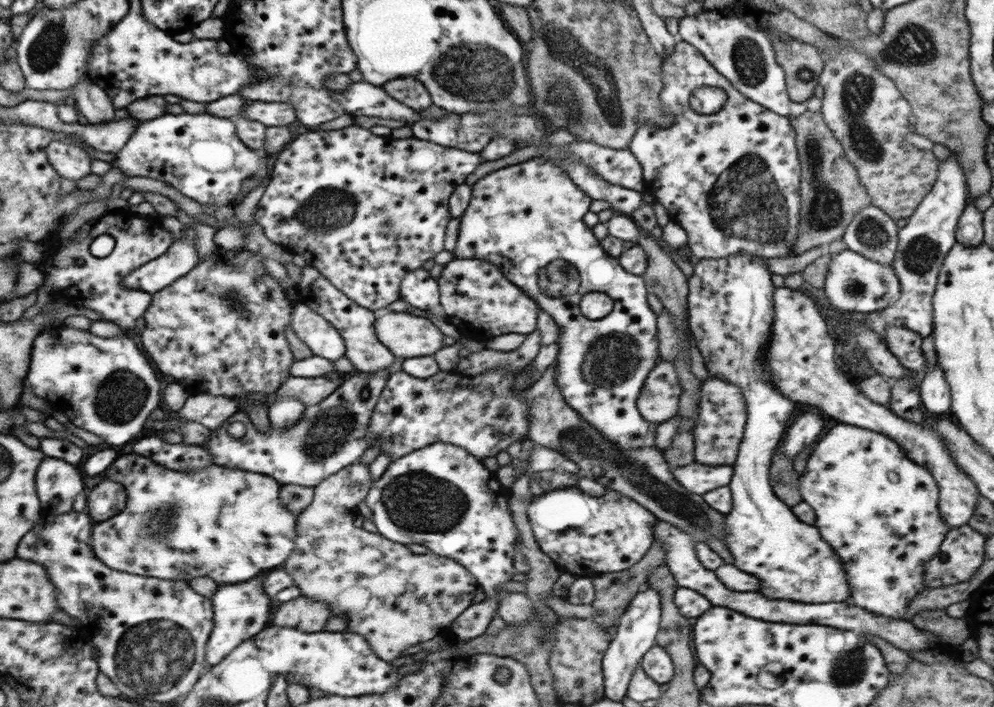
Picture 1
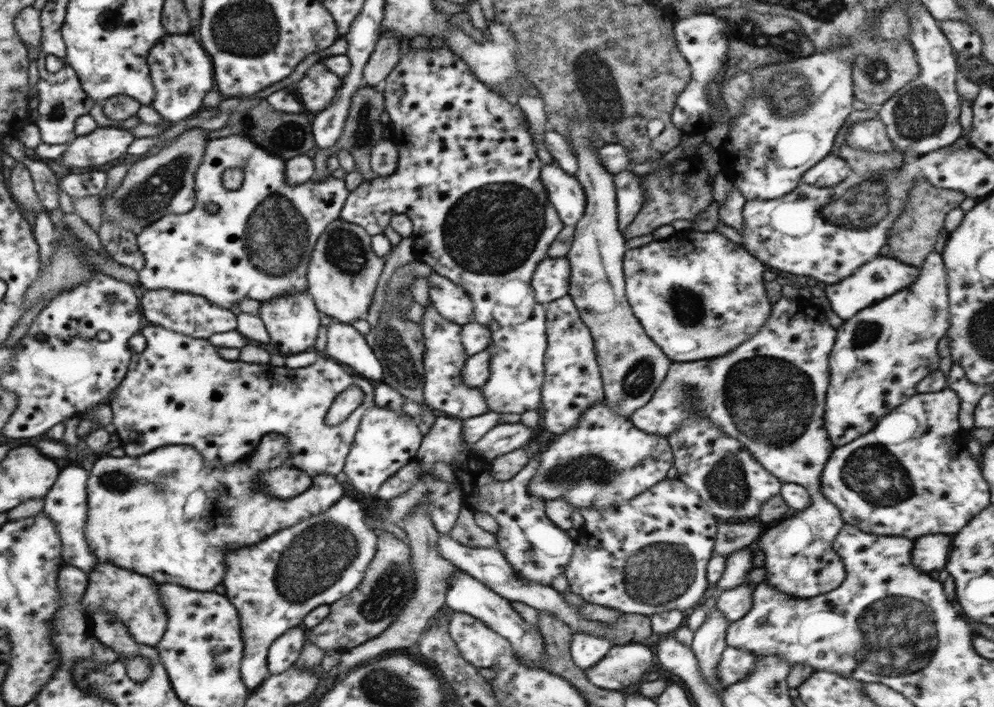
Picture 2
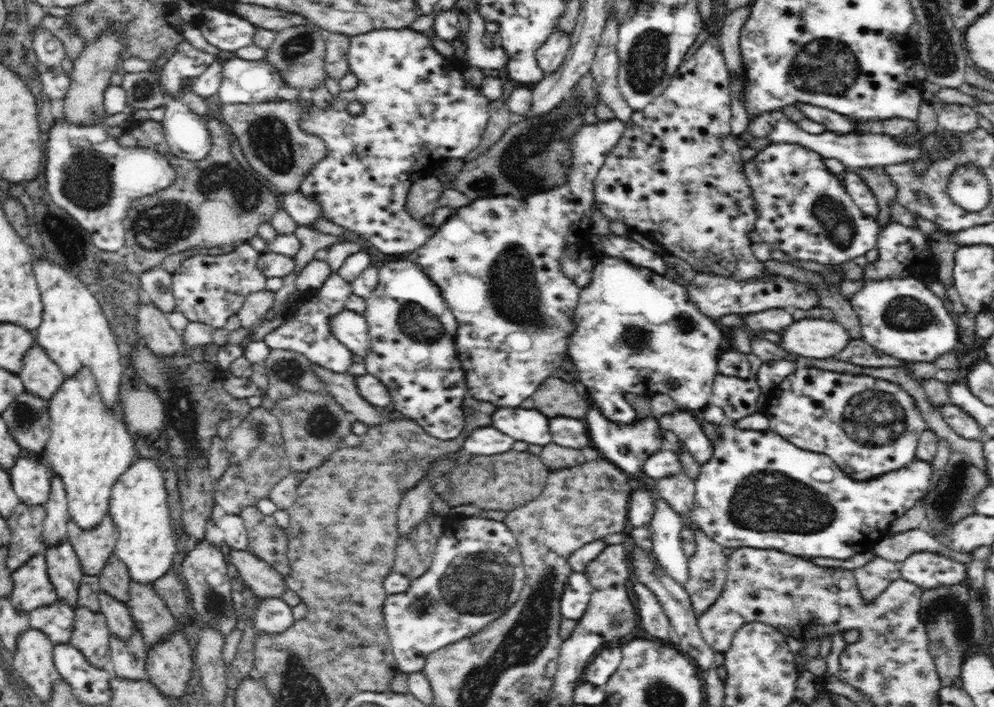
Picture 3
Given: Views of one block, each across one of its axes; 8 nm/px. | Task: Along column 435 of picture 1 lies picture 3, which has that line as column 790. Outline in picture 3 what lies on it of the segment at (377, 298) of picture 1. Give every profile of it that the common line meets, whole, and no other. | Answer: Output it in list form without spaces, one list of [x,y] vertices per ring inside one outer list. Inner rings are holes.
[[[770,143],[756,153],[754,160],[744,163],[744,175],[756,205],[756,233],[762,242],[792,256],[793,260],[842,264],[876,248],[880,226],[874,218],[864,215],[848,194],[840,175],[829,172],[824,157],[812,149],[794,143]]]

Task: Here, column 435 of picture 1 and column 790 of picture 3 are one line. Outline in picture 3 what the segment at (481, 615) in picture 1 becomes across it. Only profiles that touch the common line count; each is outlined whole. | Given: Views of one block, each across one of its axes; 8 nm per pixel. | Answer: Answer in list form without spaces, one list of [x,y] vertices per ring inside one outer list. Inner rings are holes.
[[[732,421],[726,422],[723,425],[719,425],[718,440],[711,444],[713,447],[713,455],[704,464],[699,466],[698,474],[695,479],[694,494],[694,510],[688,512],[686,518],[682,518],[683,528],[696,527],[696,529],[702,529],[708,537],[714,539],[716,543],[721,544],[726,548],[760,548],[760,549],[776,549],[780,552],[792,554],[797,557],[802,557],[806,560],[812,560],[813,558],[849,558],[858,554],[858,552],[868,552],[870,548],[874,548],[875,543],[887,535],[888,527],[892,520],[900,518],[907,510],[910,510],[915,504],[921,501],[926,489],[928,488],[928,482],[932,478],[933,470],[931,462],[922,461],[920,459],[914,459],[912,462],[906,464],[900,468],[900,470],[894,470],[892,472],[886,472],[882,476],[877,476],[874,479],[864,480],[864,482],[858,482],[852,480],[844,472],[840,472],[836,468],[836,464],[832,464],[833,460],[825,454],[819,452],[804,451],[797,448],[794,444],[786,441],[779,434],[772,432],[771,430],[752,430],[752,429],[738,429],[732,425]]]

